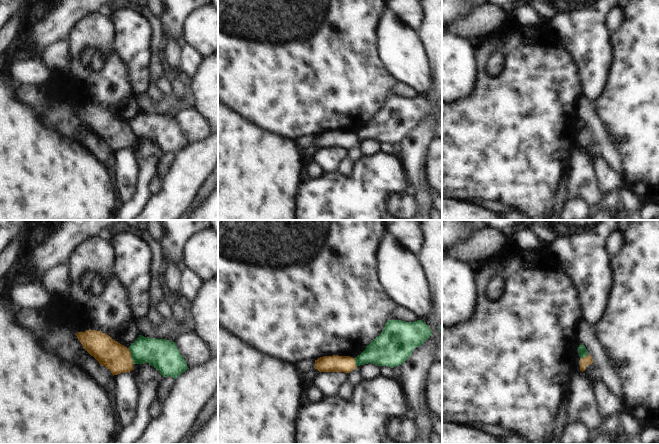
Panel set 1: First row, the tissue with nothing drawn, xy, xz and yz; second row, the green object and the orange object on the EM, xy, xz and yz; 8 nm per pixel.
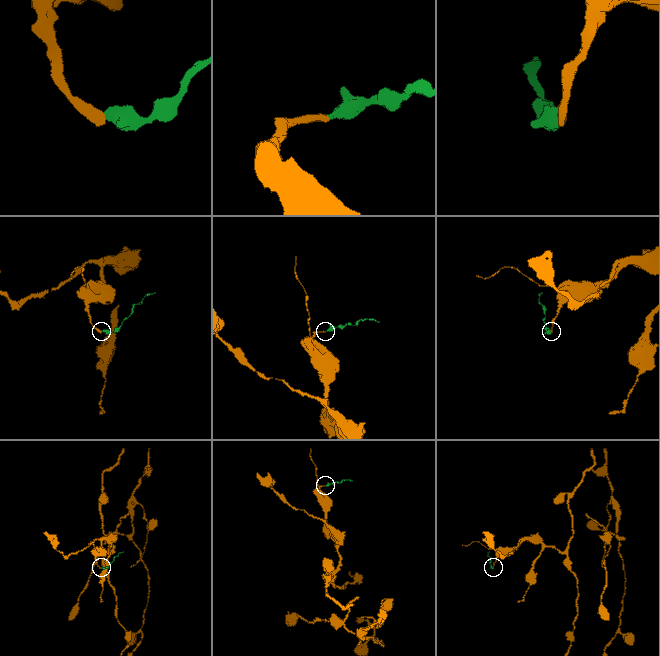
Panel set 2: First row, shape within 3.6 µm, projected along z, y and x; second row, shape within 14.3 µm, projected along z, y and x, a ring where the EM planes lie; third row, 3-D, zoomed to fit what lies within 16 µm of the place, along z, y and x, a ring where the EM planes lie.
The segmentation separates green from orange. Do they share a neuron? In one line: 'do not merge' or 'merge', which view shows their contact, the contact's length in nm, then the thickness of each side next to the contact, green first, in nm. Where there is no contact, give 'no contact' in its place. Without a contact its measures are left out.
do not merge; contact in xy; length 140 nm; calibres 240 and 220 nm

